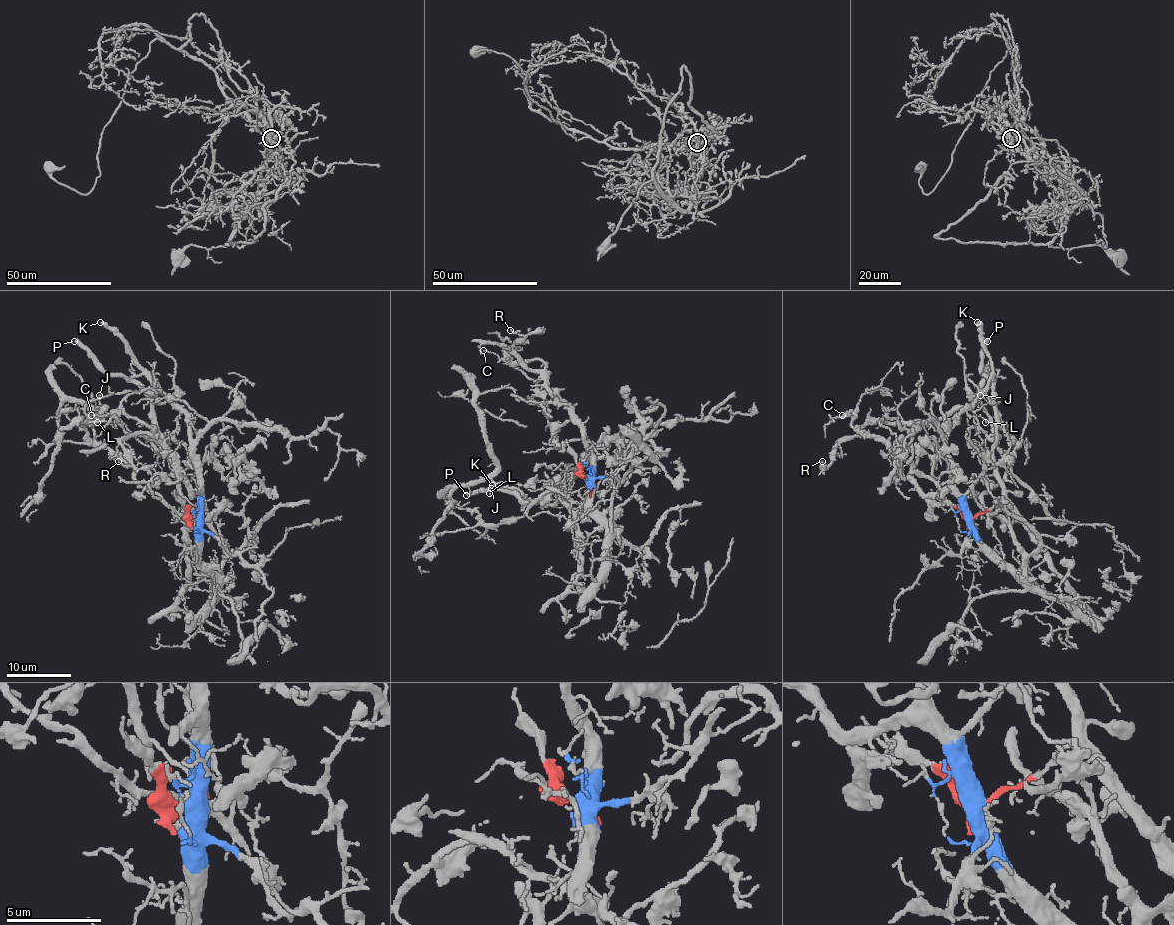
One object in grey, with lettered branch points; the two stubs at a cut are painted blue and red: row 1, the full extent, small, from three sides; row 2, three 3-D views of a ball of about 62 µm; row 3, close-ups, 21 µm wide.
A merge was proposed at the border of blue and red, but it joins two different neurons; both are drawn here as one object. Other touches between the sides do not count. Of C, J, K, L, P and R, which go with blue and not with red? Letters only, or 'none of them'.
C, K, R

